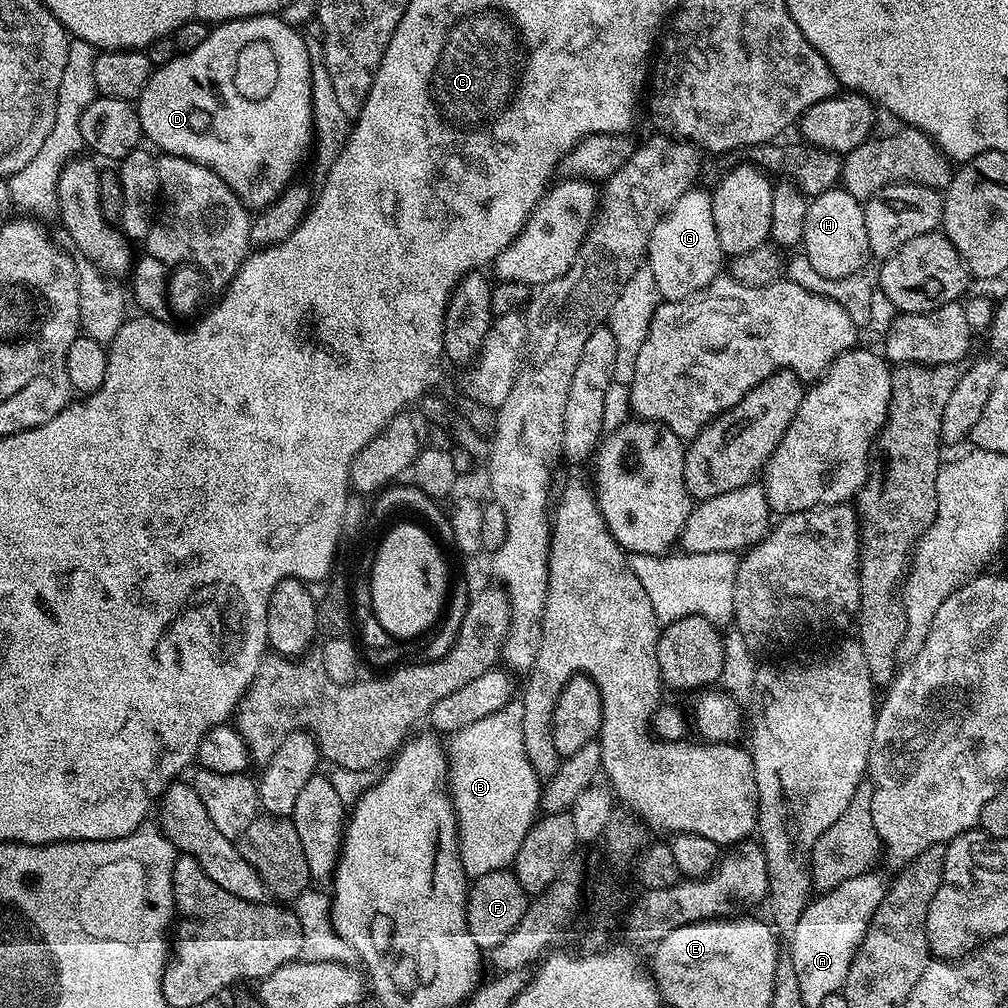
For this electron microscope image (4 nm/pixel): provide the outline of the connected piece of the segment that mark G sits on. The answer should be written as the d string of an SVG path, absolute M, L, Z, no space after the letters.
M693 186L670 206L648 239L646 262L654 274L656 291L665 301L686 298L721 275L720 263L725 260L718 242L718 230L714 230L711 191L703 192L700 186Z

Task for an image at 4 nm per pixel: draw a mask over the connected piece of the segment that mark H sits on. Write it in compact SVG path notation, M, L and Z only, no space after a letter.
M837 186L830 191L814 196L809 199L806 210L806 226L804 227L804 238L802 249L808 264L813 268L817 277L825 280L842 280L852 278L864 264L864 259L869 259L868 239L866 238L866 218L864 217L864 204L855 200L843 187Z

